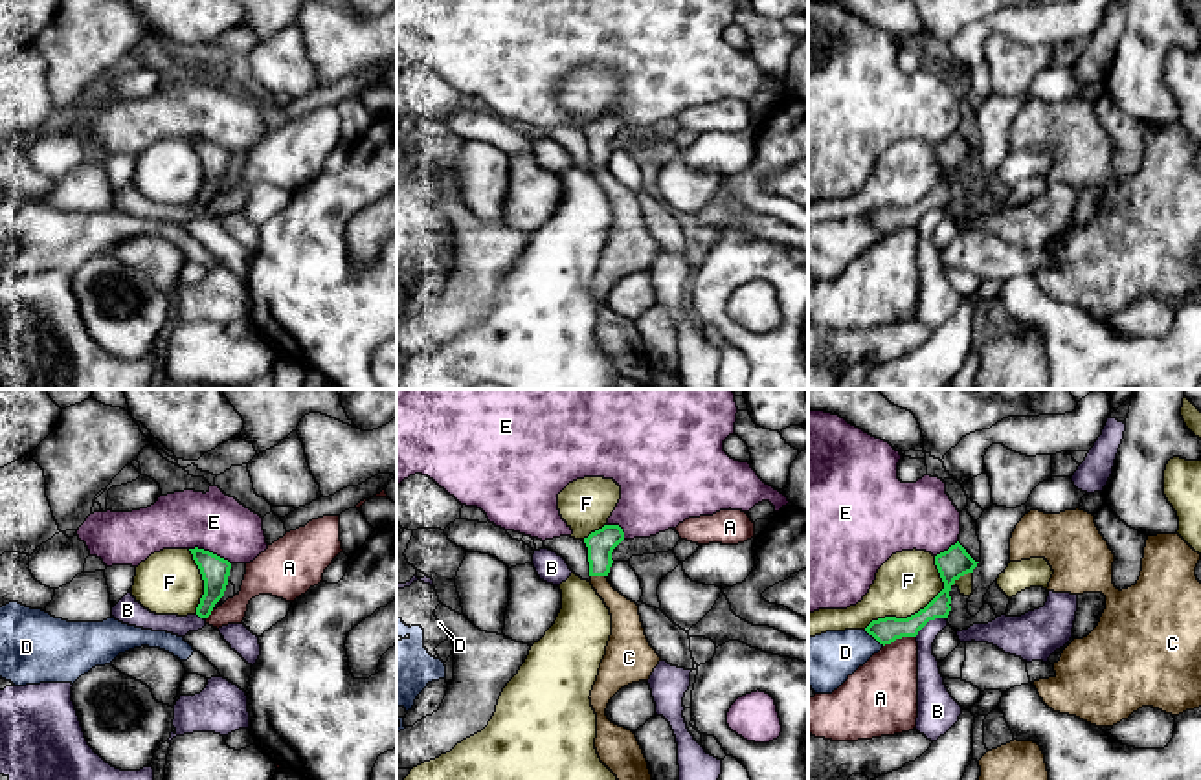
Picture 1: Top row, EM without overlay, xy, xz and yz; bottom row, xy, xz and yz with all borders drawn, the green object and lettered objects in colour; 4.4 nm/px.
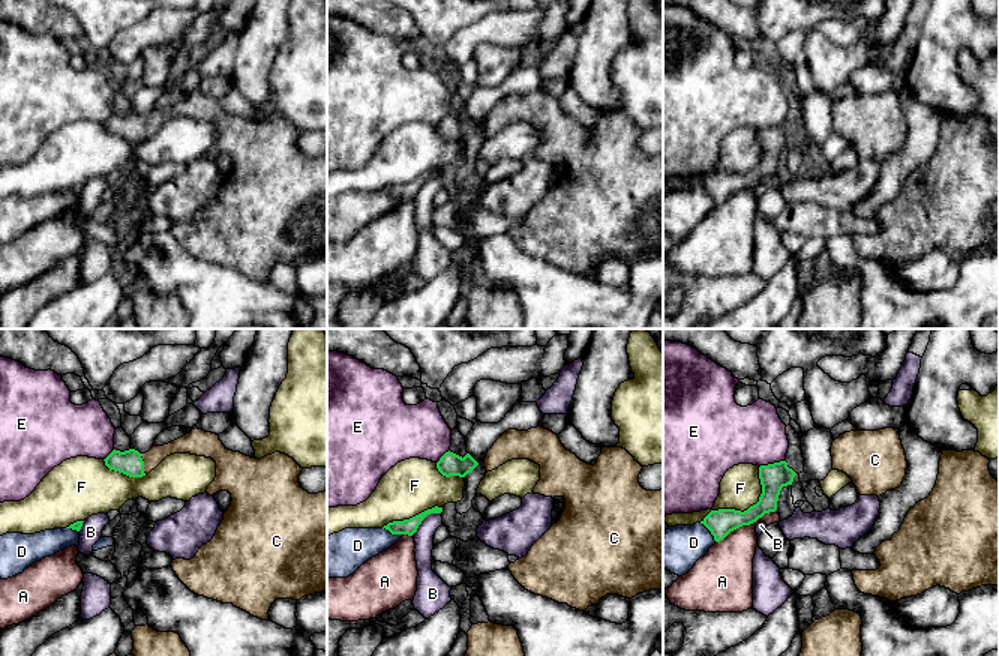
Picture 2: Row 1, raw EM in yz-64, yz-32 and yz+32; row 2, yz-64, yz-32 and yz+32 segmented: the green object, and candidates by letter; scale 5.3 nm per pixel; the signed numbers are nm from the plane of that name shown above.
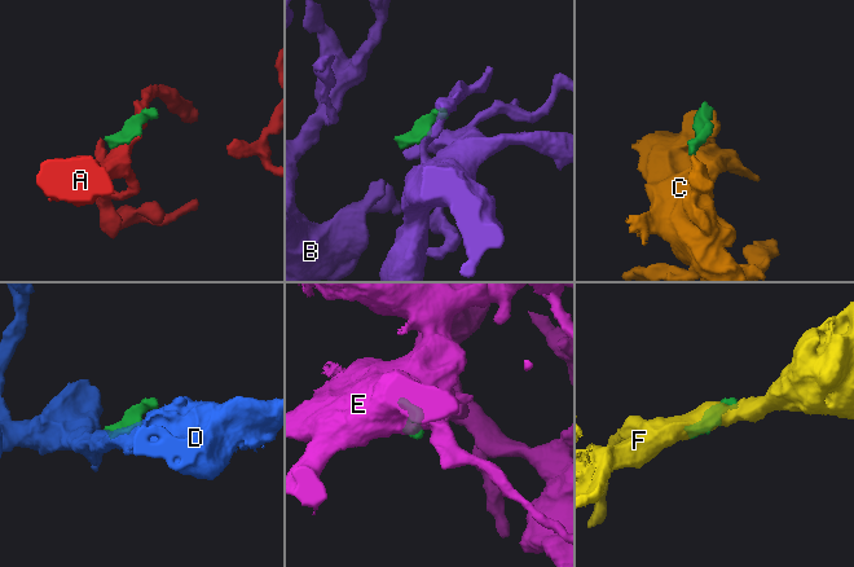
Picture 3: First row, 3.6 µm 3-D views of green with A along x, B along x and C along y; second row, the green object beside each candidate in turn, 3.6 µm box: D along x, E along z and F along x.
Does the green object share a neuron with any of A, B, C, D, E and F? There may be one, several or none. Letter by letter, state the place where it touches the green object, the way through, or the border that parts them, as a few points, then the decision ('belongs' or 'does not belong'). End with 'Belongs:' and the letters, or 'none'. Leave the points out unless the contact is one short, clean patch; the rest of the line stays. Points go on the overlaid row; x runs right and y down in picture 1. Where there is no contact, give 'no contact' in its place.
A: contact yz (898, 637); does not belong
B: contact yz (930, 619); border yz (944, 617), (931, 619), (915, 635); does not belong
C: contact xz (599, 575); way xz (601, 544), (599, 575), (627, 624); belongs
D: contact yz (875, 637); border yz (864, 630), (884, 645); does not belong
E: contact xy (208, 551); does not belong
F: contact yz (920, 610); does not belong
Belongs: C

